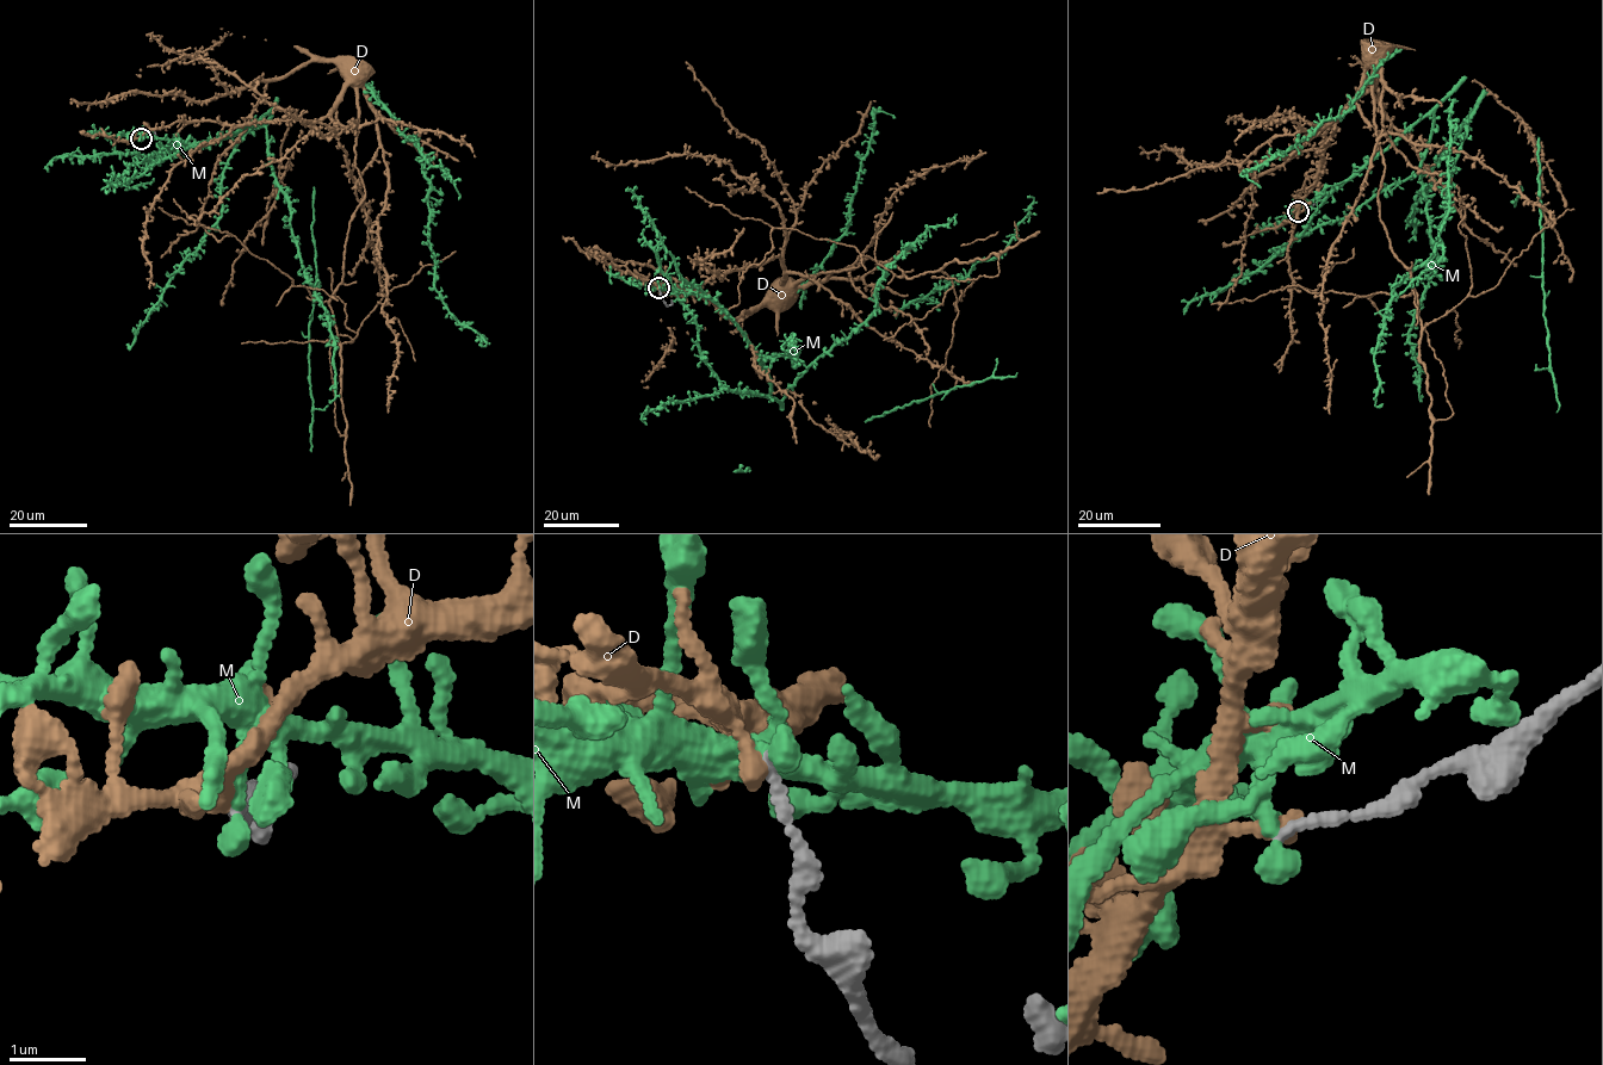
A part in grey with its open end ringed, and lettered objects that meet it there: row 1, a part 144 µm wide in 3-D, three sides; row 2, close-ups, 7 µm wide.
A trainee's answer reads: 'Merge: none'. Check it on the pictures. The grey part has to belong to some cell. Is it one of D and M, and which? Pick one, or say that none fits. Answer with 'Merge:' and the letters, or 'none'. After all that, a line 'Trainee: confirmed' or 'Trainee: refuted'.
Merge: none
Trainee: confirmed

